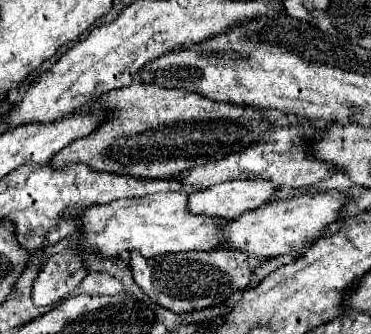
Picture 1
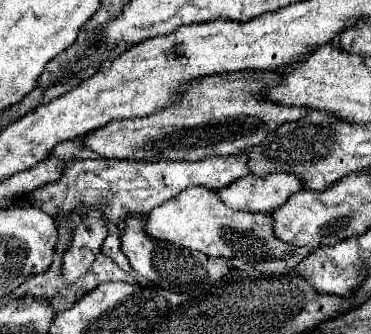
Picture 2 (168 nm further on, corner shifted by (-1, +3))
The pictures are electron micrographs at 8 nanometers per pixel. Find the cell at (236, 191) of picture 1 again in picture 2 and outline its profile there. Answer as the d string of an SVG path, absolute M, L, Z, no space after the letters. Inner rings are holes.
M253 174L235 180L217 194L221 200L245 212L271 212L279 208L285 198L303 190L303 182L295 174L269 174L267 178L255 178Z

